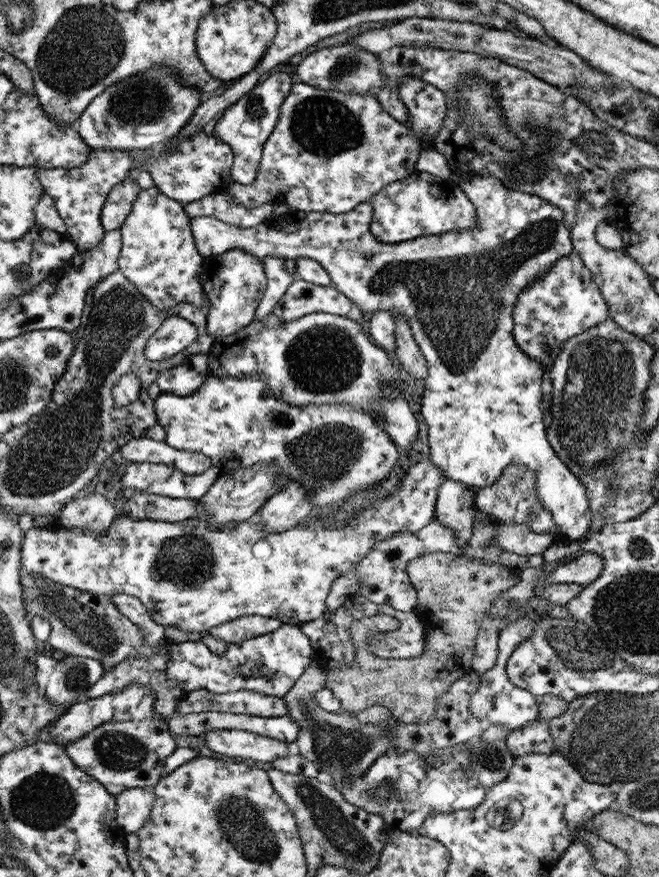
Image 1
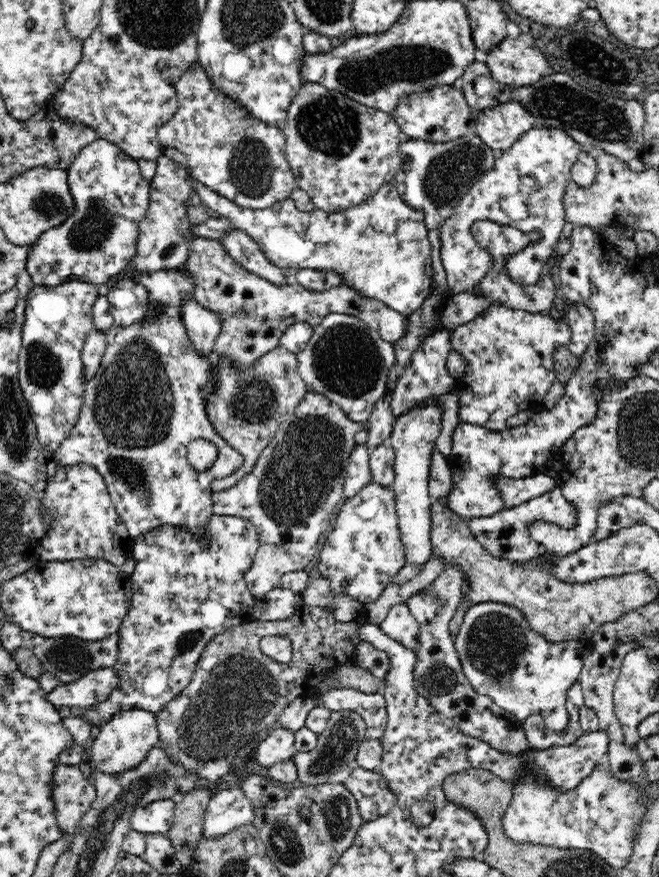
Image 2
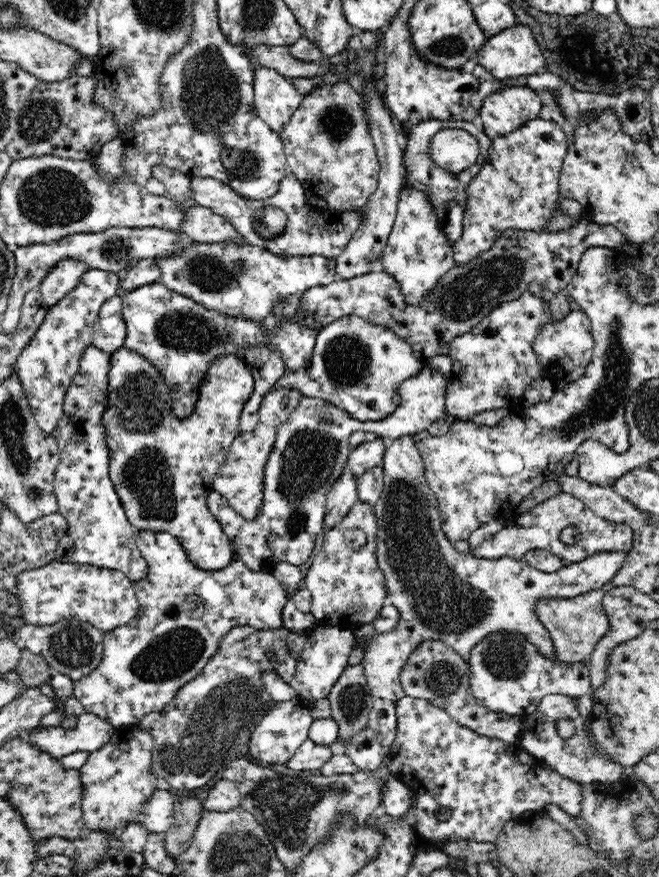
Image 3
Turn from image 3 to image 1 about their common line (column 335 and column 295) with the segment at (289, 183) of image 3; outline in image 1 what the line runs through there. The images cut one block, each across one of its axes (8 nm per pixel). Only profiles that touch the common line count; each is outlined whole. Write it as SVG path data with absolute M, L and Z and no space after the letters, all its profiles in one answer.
M473 176L469 178L467 182L459 182L457 184L461 191L465 193L467 199L471 201L473 207L475 207L475 215L477 215L477 222L475 226L467 228L467 230L457 230L451 232L445 232L440 235L427 235L414 238L413 240L405 241L404 243L387 244L383 241L377 241L373 235L371 235L370 224L372 222L372 214L374 210L371 208L369 201L359 204L357 207L349 212L343 212L343 214L335 214L329 212L287 212L281 213L281 215L273 214L271 218L266 219L263 223L257 224L254 227L237 227L237 225L230 225L216 217L197 216L189 217L188 222L192 239L194 240L194 246L197 252L202 257L215 256L223 254L224 252L233 250L233 248L241 248L243 252L249 252L251 256L265 258L265 256L275 256L275 258L293 259L297 256L301 258L311 258L318 262L327 275L331 279L333 288L338 289L343 295L349 297L351 302L361 310L361 312L373 312L376 310L385 310L389 312L395 311L395 313L401 313L407 317L407 323L409 323L409 329L411 329L411 337L415 343L417 343L419 353L423 357L423 361L426 363L426 375L424 376L425 390L423 392L423 398L421 400L420 412L425 419L425 423L429 427L427 432L429 454L428 458L435 466L439 468L439 472L445 476L446 479L455 480L456 483L462 483L473 487L474 489L492 486L496 484L497 478L501 476L501 472L505 470L505 466L509 464L523 464L525 468L535 474L535 496L539 501L539 504L543 504L543 508L551 514L557 530L561 532L562 538L571 539L573 543L576 543L576 539L585 535L585 532L589 530L589 524L591 524L591 513L589 513L589 503L586 498L586 489L583 484L579 482L579 479L567 469L567 465L561 461L555 451L551 449L549 441L547 441L545 421L542 416L541 409L541 376L545 371L545 367L538 360L534 360L533 357L529 357L524 354L513 341L512 332L512 312L513 305L517 301L519 291L525 289L525 285L529 285L535 277L543 275L545 271L549 271L549 267L560 259L562 256L569 255L572 252L572 246L570 241L570 230L565 227L563 223L563 211L559 207L549 203L549 201L543 200L543 197L535 195L535 193L527 193L517 191L515 189L509 189L505 185L501 185L501 181L497 177L477 177Z

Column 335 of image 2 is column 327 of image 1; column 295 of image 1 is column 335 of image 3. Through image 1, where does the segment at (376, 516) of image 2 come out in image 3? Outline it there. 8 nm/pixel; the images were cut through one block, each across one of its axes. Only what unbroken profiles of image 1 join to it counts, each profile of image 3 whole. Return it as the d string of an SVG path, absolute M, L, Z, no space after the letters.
M358 500L344 515L339 524L359 524L367 534L366 543L359 550L352 544L347 544L343 531L347 528L334 526L324 534L322 548L312 556L312 565L309 566L304 588L312 593L311 613L318 620L319 625L335 626L338 629L354 631L359 625L372 623L384 608L388 593L384 586L384 573L380 570L376 554L377 531L376 513L373 505Z

